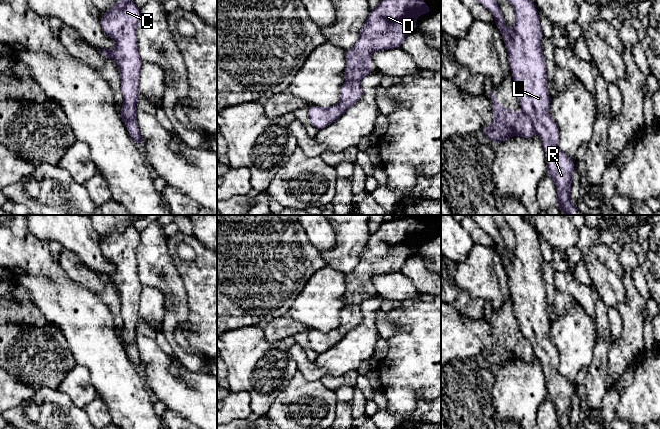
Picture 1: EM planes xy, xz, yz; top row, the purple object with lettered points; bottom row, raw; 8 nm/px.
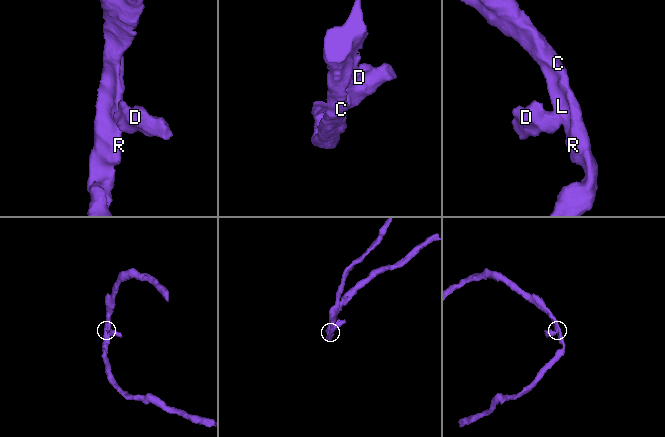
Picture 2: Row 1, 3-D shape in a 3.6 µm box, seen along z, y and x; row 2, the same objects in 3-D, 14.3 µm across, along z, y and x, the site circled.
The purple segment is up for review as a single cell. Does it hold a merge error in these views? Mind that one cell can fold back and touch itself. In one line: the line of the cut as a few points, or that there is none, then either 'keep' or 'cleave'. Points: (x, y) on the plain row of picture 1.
yz (522, 334), (531, 345), (536, 356) | cleave

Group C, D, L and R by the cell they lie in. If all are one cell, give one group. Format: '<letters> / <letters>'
C L R / D

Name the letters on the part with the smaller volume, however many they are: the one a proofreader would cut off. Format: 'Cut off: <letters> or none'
Cut off: D

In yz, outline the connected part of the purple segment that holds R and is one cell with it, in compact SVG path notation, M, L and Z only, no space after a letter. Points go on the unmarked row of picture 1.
M493 215L471 216L481 229L493 238L494 247L505 264L508 286L522 335L528 339L534 349L535 356L543 365L547 398L552 402L557 413L557 429L574 429L570 423L572 398L575 395L574 386L573 382L568 381L560 374L558 370L559 353L548 335L553 322L547 316L546 288L543 274L540 271L543 256L536 229L532 226L529 218L526 218L524 215L504 215L505 221L515 235L515 244L509 255Z

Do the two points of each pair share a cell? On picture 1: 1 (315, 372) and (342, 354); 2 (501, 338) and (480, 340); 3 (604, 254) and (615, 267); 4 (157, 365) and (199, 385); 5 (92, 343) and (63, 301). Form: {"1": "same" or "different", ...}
{"1": "different", "2": "different", "3": "same", "4": "same", "5": "same"}

